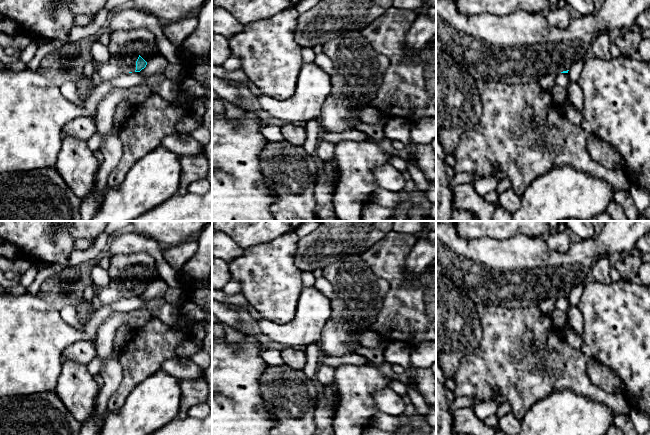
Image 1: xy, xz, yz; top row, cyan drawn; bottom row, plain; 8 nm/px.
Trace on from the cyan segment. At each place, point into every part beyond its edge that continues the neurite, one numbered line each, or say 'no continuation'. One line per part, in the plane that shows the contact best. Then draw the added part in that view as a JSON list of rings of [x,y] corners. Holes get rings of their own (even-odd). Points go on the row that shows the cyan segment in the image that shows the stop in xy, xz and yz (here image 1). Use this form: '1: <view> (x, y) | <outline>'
1: xy (123, 59) | [[[146,28],[111,31],[108,49],[111,58],[97,70],[97,80],[135,72],[139,56],[148,62],[159,53],[155,35]]]

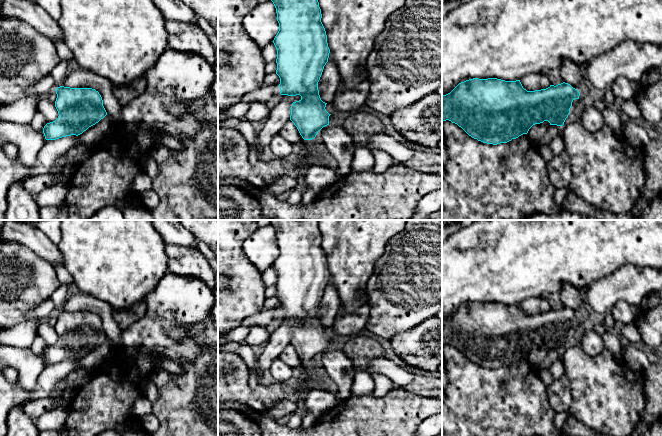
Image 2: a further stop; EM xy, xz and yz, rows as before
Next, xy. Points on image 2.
no continuation

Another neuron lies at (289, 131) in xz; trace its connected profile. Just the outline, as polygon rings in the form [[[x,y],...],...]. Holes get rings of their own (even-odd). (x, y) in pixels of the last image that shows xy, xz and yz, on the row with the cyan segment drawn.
[[[291,120],[287,121],[283,125],[283,127],[280,129],[278,134],[282,138],[284,138],[288,142],[290,142],[291,144],[301,142],[303,140],[297,127],[294,125],[294,123]]]

